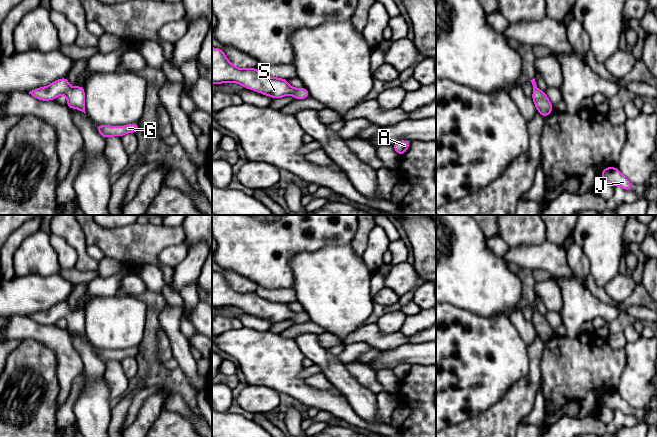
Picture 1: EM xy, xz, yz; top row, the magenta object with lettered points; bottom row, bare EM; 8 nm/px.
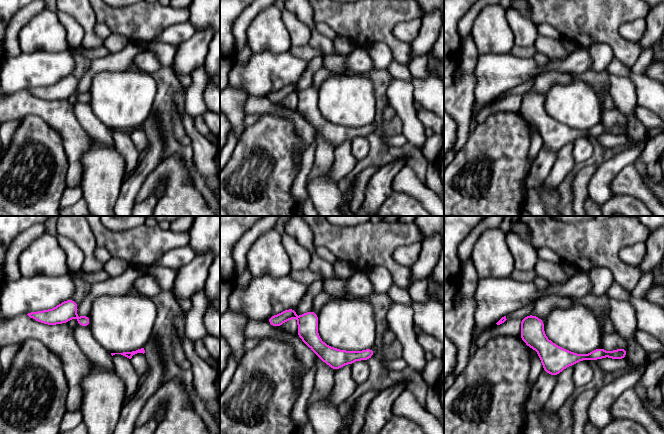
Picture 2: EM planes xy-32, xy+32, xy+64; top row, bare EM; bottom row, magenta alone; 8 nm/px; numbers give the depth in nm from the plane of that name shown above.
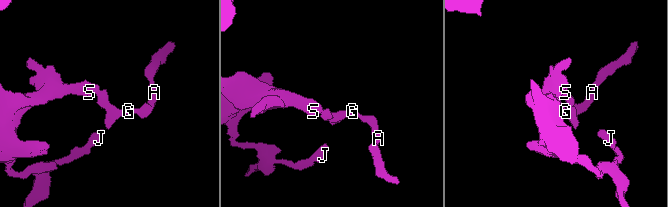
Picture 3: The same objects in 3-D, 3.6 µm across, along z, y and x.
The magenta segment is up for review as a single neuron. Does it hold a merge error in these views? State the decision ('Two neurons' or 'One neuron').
One neuron

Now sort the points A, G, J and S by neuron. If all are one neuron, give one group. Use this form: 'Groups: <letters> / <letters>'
Groups: A G J S

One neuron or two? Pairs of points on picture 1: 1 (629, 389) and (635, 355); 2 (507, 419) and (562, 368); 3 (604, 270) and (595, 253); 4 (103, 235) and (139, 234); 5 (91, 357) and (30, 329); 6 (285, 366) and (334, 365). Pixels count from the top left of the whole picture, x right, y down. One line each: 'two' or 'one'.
1: one
2: two
3: one
4: one
5: two
6: two

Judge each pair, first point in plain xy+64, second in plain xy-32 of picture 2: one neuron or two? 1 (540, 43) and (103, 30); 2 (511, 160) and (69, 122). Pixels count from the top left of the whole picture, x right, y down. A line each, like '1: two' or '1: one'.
1: two
2: two

